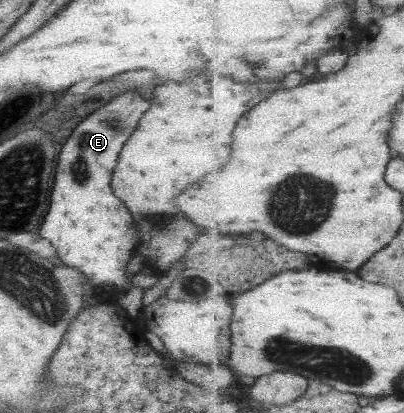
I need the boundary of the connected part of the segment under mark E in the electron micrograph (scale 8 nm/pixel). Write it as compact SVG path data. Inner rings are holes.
M136 92L114 96L75 125L56 161L50 210L43 218L39 235L55 248L62 264L80 270L86 278L85 287L94 288L95 296L129 284L130 275L124 270L138 244L138 232L124 204L112 194L110 180L120 148L148 108L150 104Z

